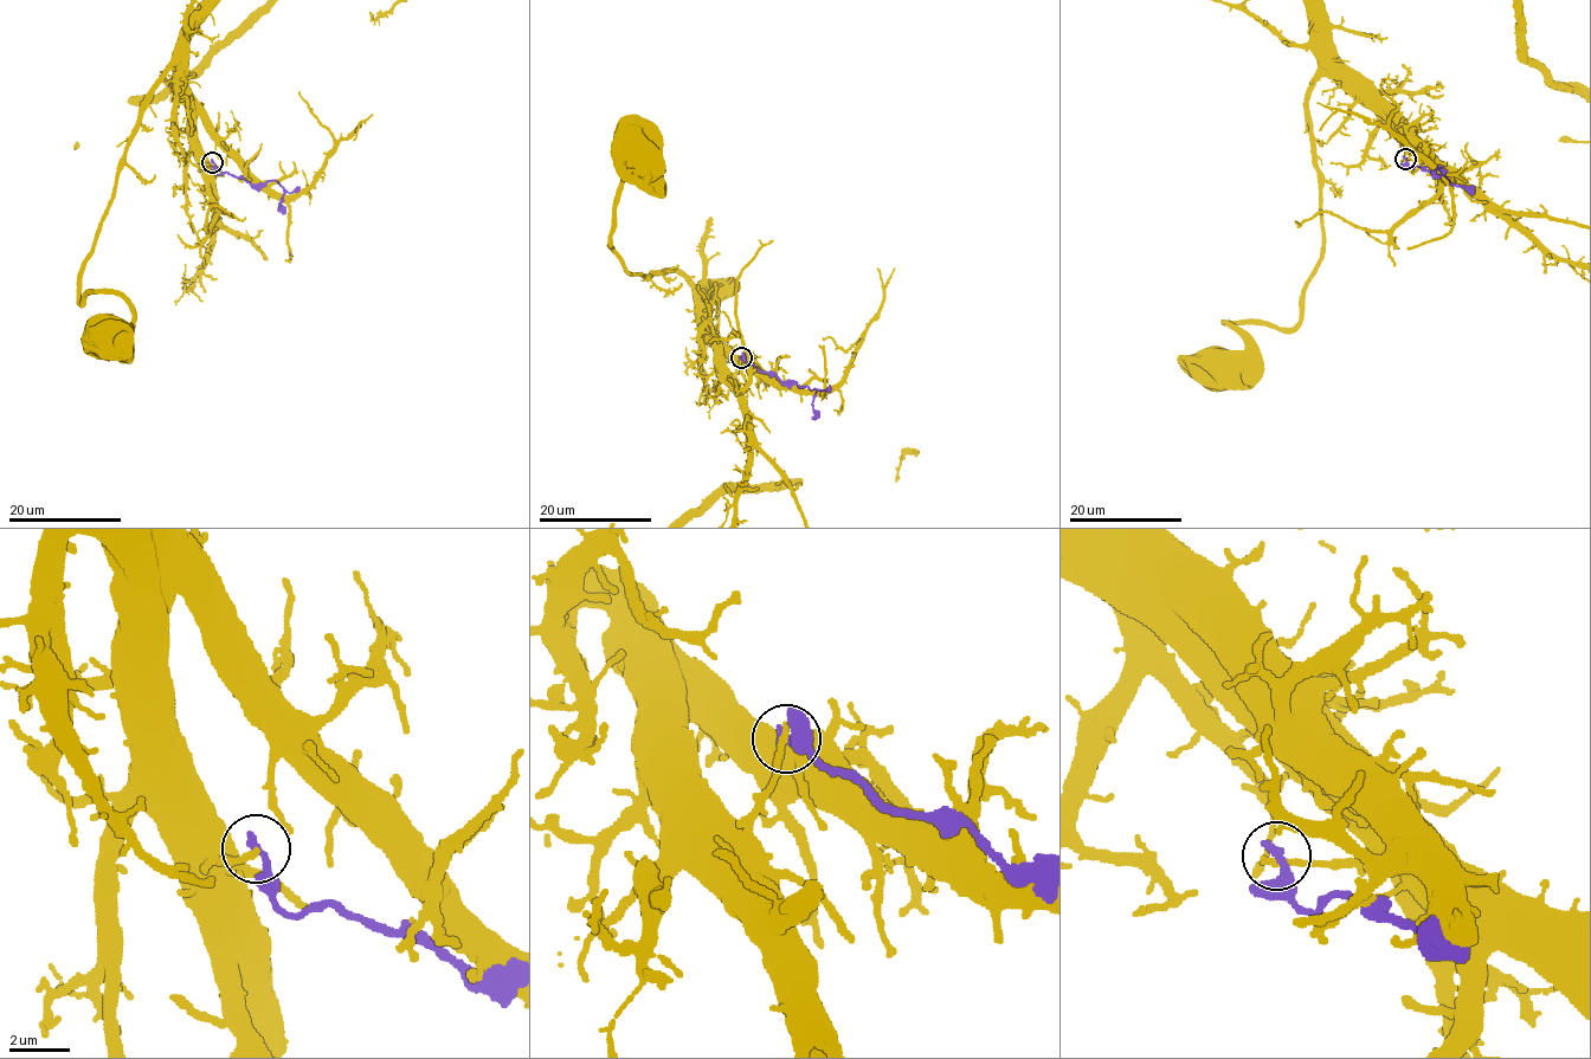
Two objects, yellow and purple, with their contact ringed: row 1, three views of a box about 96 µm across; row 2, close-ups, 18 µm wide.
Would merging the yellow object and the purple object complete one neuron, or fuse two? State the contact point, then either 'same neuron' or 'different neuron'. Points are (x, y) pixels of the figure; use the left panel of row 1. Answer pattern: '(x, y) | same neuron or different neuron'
(212, 162) | different neuron

